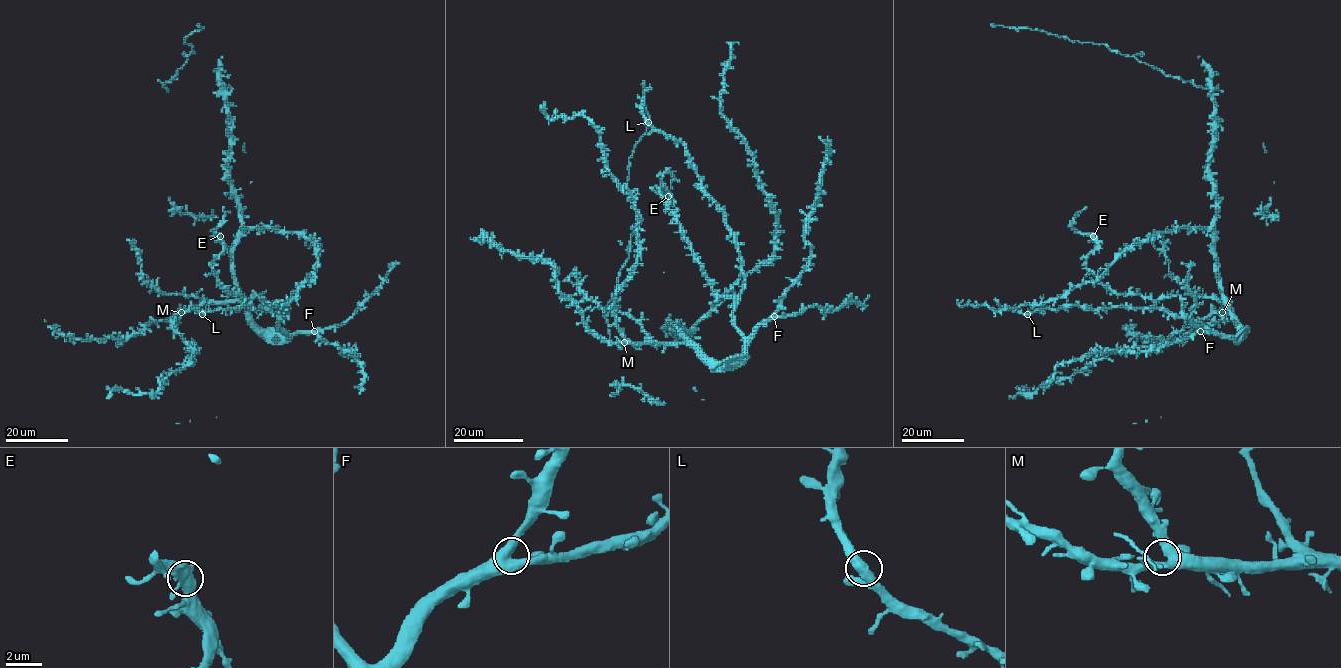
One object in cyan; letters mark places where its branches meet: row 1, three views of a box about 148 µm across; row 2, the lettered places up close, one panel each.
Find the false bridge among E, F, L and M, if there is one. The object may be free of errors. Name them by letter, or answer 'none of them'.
none of them

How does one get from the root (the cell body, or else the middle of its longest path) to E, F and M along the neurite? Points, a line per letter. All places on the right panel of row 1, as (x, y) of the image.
E: (1214, 225), (1215, 274), (1235, 336), (1189, 319), (1178, 295), (1152, 301), (1108, 289), (1086, 266), (1093, 236)
F: (1214, 225), (1215, 274), (1222, 301), (1239, 334), (1219, 336), (1200, 331)
M: (1214, 225), (1215, 274), (1223, 297), (1222, 312)

